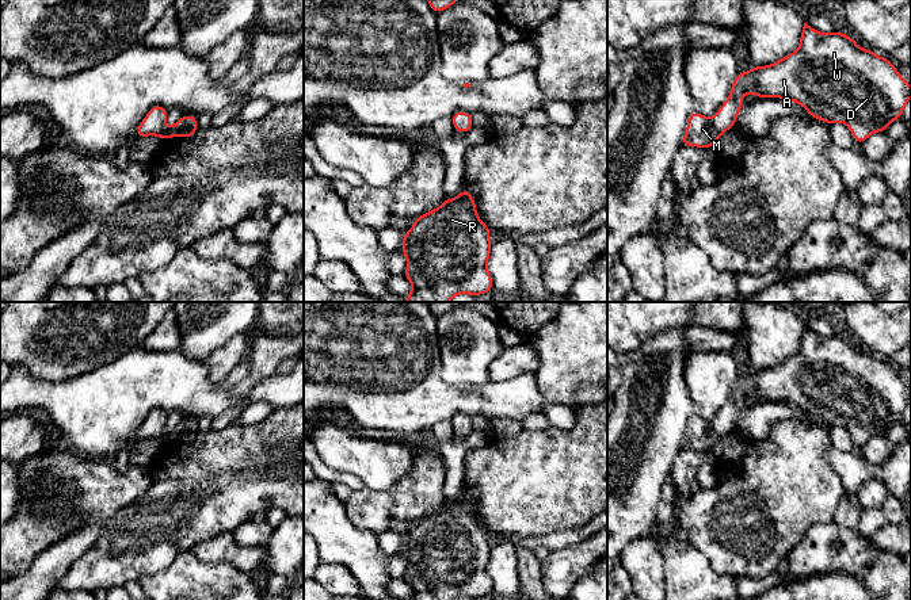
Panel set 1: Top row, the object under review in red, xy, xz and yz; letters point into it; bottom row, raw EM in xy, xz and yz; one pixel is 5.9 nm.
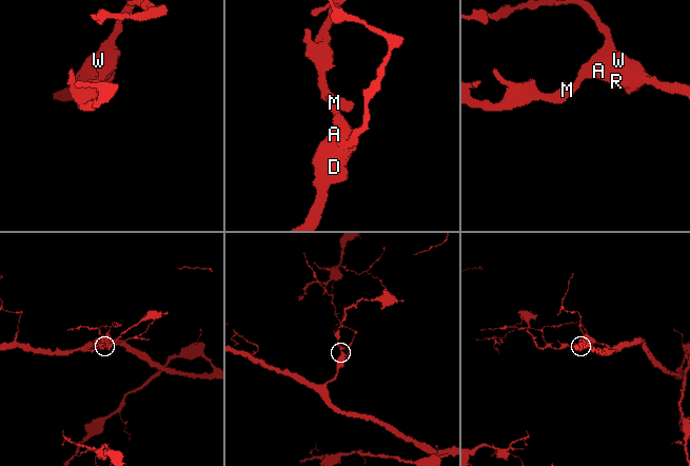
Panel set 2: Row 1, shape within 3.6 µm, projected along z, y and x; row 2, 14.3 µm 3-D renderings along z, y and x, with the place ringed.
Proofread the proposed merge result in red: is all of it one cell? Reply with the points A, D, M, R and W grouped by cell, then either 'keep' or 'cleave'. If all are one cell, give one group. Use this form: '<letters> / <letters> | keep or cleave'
A D M R W | keep

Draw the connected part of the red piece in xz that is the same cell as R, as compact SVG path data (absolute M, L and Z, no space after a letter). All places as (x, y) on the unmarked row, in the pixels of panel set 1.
M462 492L462 496L413 523L413 530L403 539L401 553L407 561L404 580L411 585L412 595L405 600L454 600L458 597L480 599L492 595L492 580L487 573L492 547L489 546L491 532L479 521L472 497Z

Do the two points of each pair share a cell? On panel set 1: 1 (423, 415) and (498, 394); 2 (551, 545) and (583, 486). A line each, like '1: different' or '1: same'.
1: same
2: different

